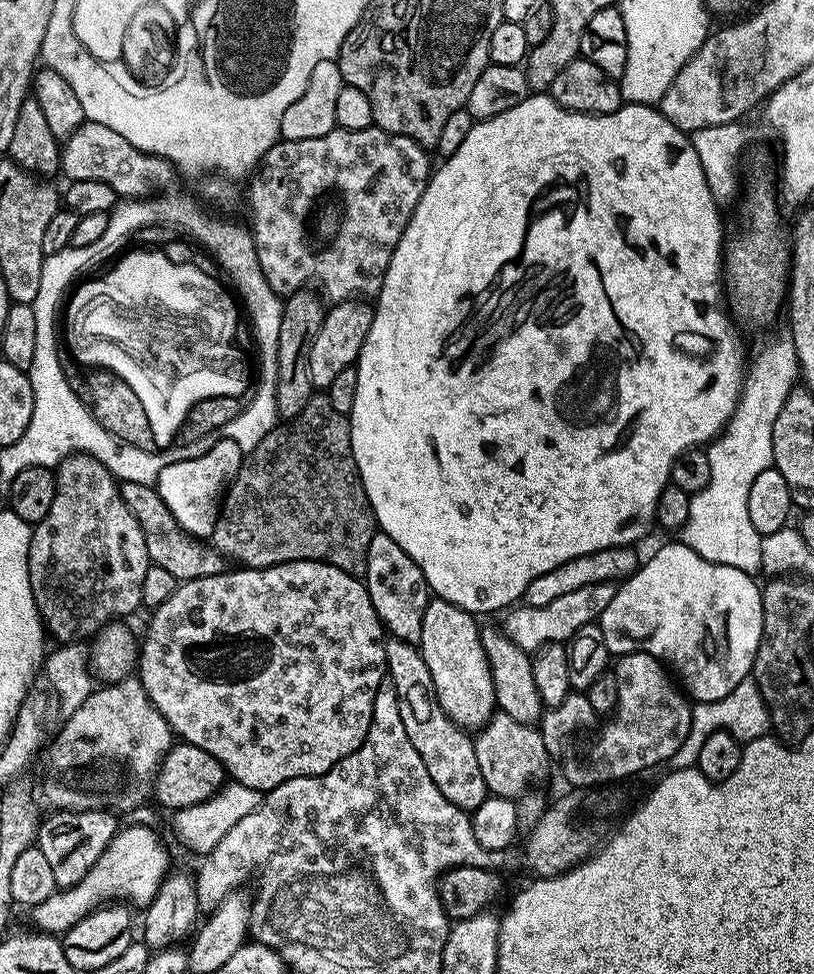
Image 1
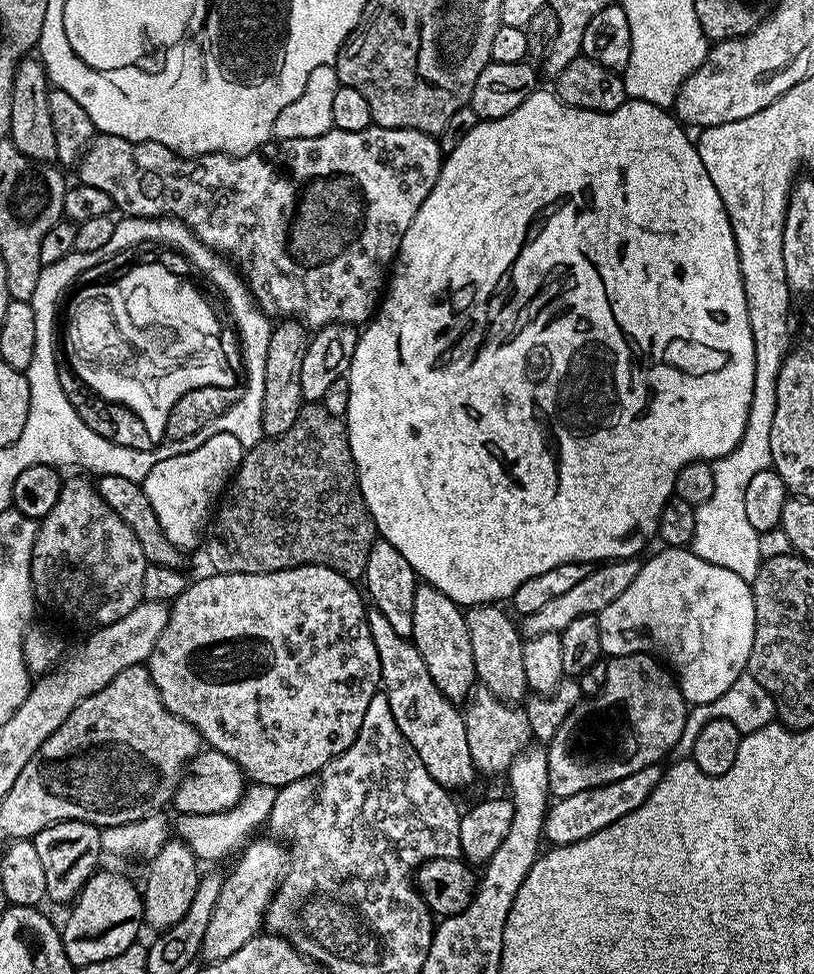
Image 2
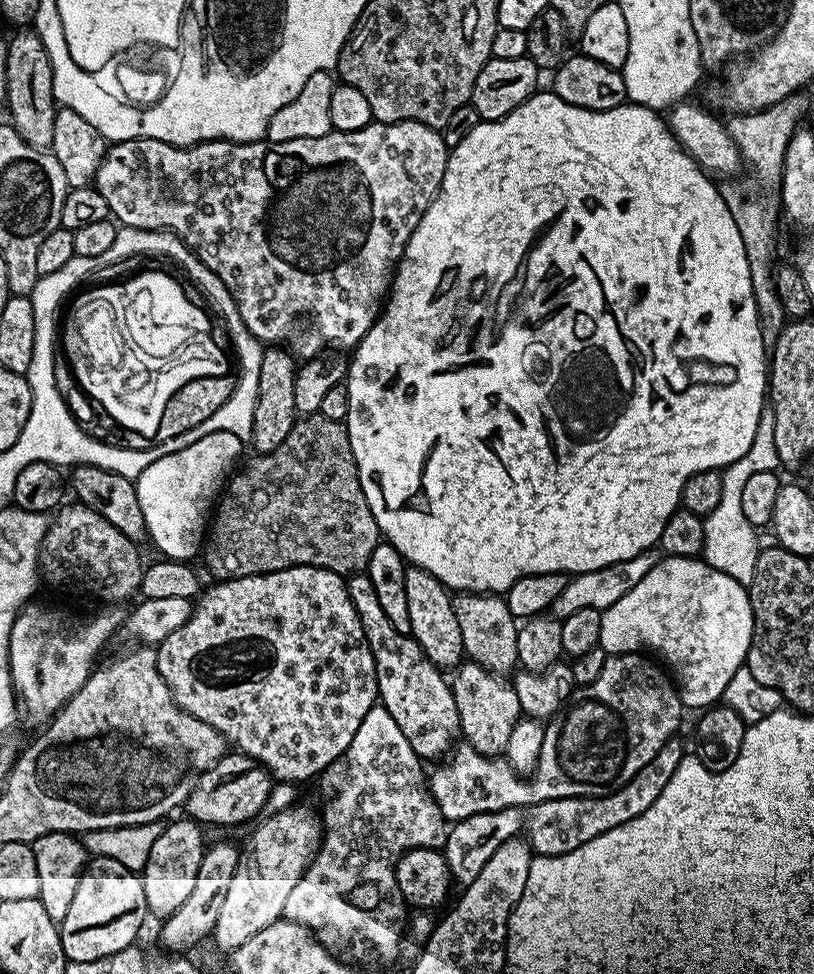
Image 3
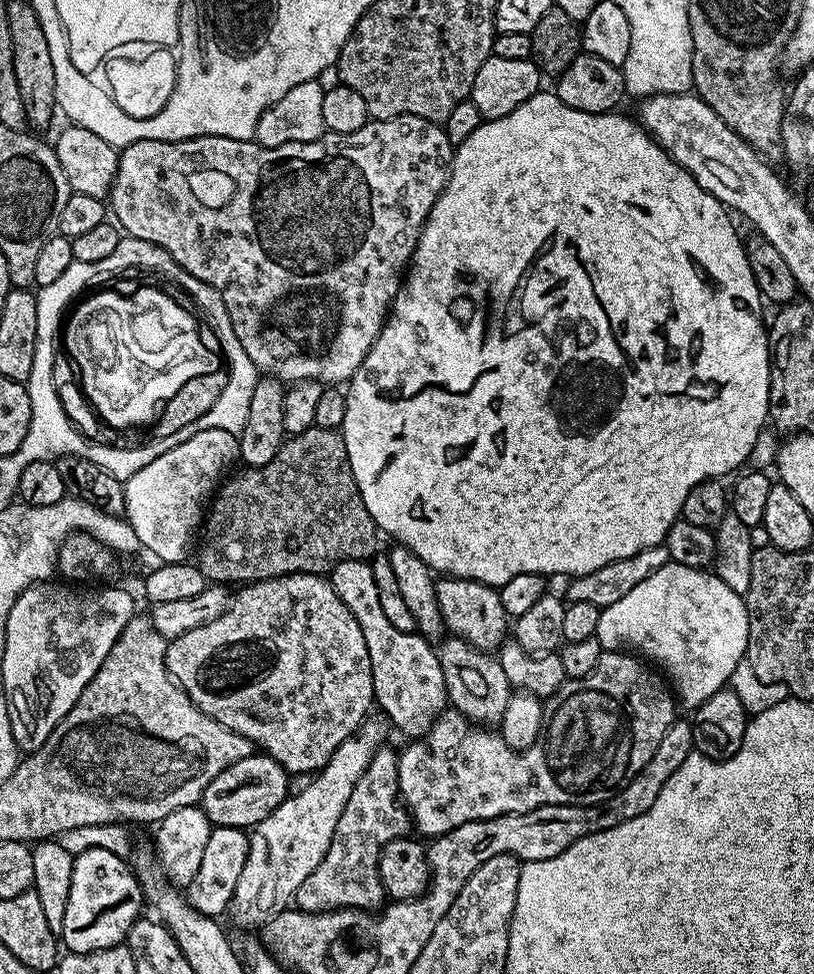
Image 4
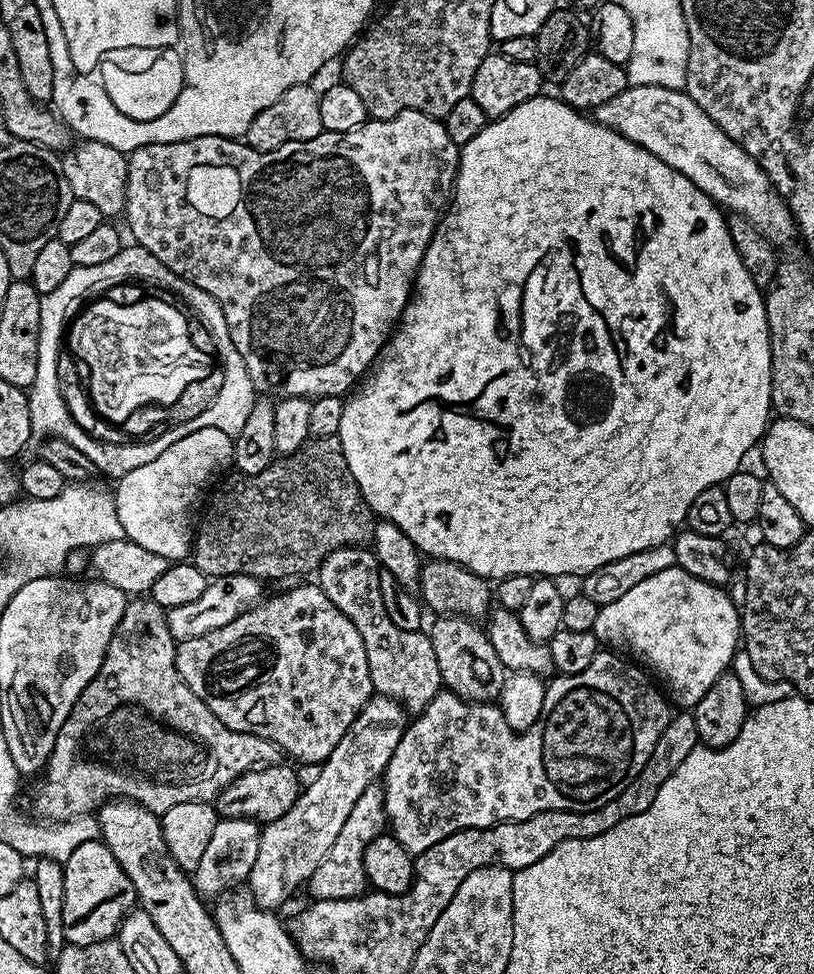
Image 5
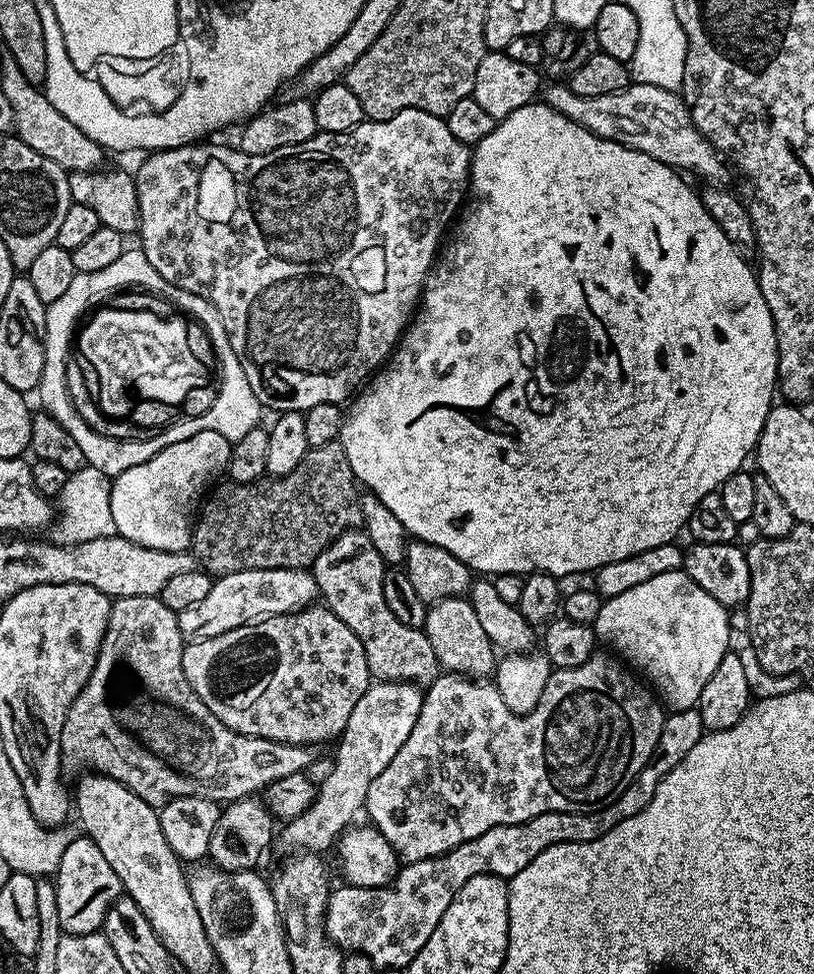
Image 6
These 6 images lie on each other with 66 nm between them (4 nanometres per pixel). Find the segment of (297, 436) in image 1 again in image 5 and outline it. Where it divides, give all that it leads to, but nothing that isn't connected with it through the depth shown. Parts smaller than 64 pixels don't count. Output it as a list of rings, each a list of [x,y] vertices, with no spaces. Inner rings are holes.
[[[339,436],[309,438],[298,451],[273,460],[262,474],[237,475],[235,479],[209,502],[194,532],[194,562],[209,578],[253,576],[261,582],[287,576],[304,578],[307,572],[315,573],[334,550],[372,543],[377,517],[350,474]]]

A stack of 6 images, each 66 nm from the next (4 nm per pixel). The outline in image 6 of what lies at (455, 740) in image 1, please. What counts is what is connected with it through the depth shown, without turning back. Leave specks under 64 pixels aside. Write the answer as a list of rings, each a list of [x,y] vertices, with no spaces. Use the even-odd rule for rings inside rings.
[[[362,530],[343,532],[318,558],[310,569],[316,579],[317,593],[324,596],[323,603],[354,634],[358,634],[358,642],[362,642],[362,650],[366,650],[366,666],[369,677],[381,680],[407,680],[417,686],[427,686],[441,675],[442,669],[434,654],[434,646],[430,646],[430,638],[419,628],[411,628],[398,618],[394,618],[394,610],[386,606],[384,593],[384,573],[386,565],[382,554],[374,550],[374,542]]]

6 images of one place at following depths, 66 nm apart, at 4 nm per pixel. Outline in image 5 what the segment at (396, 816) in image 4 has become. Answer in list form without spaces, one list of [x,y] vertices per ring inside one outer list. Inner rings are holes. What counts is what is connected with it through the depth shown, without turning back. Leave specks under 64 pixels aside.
[[[379,783],[369,784],[366,790],[362,790],[358,802],[354,802],[354,810],[350,810],[350,818],[346,818],[338,839],[334,841],[334,846],[330,846],[330,854],[326,854],[318,870],[314,870],[306,885],[307,891],[312,891],[311,895],[318,900],[337,900],[361,895],[368,884],[368,876],[364,872],[364,851],[369,842],[381,835],[385,828],[383,787]]]

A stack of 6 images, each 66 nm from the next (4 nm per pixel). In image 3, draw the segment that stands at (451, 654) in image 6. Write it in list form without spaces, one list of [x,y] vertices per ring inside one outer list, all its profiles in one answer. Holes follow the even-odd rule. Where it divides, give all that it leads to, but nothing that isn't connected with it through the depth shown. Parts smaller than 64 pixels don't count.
[[[471,662],[461,663],[455,669],[454,675],[456,677],[451,677],[450,683],[454,694],[454,702],[458,706],[458,718],[460,719],[460,731],[463,739],[484,756],[499,757],[508,747],[510,730],[514,730],[516,723],[522,719],[515,687],[505,677],[495,676],[490,670]]]

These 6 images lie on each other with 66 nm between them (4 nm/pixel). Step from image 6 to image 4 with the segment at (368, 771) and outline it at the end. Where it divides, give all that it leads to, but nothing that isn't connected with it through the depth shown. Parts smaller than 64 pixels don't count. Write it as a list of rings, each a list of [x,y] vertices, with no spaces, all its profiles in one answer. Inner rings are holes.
[[[365,720],[354,735],[334,750],[328,765],[313,775],[310,786],[302,794],[288,795],[274,814],[262,818],[262,822],[251,829],[246,866],[242,866],[242,875],[230,905],[231,914],[242,923],[267,925],[269,920],[285,912],[293,903],[302,882],[314,874],[326,850],[330,850],[338,818],[342,818],[342,810],[346,802],[350,802],[350,794],[358,778],[362,778],[374,754],[385,743],[384,735],[390,732],[389,725],[380,720]]]

